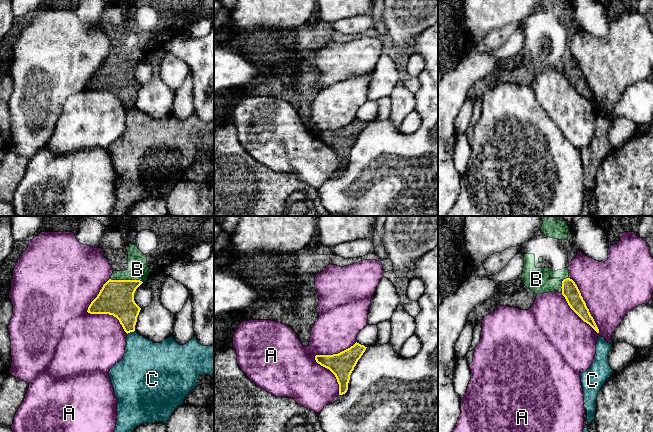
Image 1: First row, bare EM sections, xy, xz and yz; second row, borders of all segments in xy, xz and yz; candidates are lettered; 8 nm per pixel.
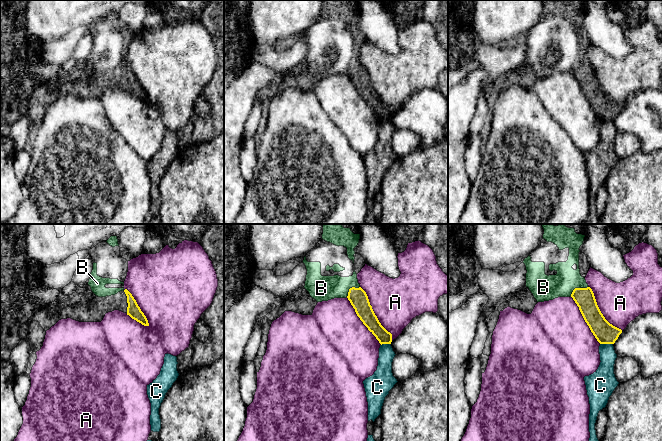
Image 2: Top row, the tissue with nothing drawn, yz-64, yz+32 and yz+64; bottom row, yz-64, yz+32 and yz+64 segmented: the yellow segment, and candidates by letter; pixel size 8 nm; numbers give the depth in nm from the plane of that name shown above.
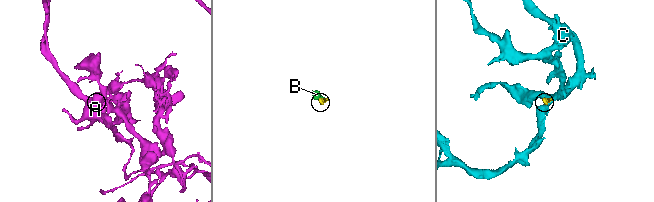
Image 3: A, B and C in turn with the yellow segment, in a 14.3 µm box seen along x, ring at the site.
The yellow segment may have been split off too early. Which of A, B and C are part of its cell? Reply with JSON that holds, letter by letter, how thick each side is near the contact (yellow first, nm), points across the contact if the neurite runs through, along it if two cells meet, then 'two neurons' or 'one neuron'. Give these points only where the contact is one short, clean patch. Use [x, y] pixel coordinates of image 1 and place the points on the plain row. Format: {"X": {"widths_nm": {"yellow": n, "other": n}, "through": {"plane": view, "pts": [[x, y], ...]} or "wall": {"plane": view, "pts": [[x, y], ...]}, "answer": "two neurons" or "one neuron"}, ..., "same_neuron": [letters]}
{"A": {"widths_nm": {"yellow": 140, "other": 460}, "answer": "two neurons"}, "B": {"widths_nm": {"yellow": 280, "other": 160}, "answer": "one neuron"}, "C": {"widths_nm": {"yellow": 240, "other": 320}, "wall": {"plane": "xy", "pts": [[134, 106], [127, 110]]}, "answer": "two neurons"}, "same_neuron": ["B"]}

